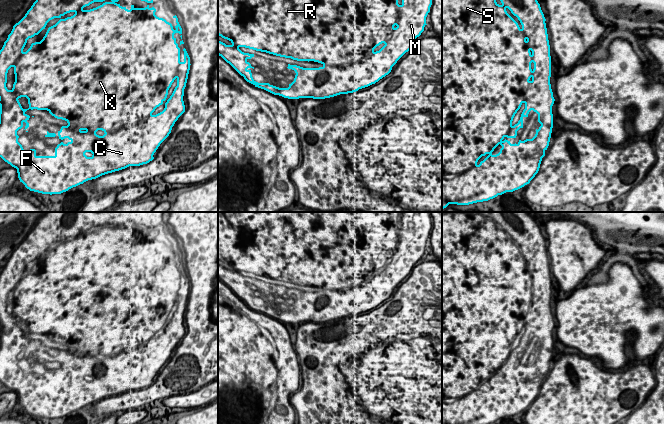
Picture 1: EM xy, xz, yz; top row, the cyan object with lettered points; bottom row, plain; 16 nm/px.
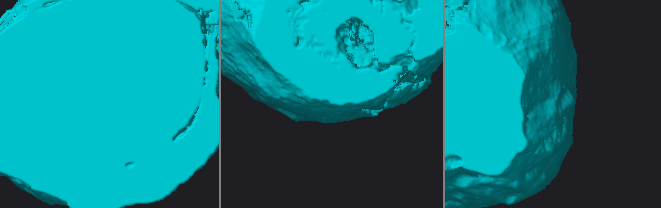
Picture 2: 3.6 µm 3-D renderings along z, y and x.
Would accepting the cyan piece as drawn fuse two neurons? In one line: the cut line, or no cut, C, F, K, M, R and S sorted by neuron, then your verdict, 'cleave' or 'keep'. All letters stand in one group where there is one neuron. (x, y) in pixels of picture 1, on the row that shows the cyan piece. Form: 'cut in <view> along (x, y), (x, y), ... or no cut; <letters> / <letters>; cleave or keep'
no cut; C F K M R S; keep

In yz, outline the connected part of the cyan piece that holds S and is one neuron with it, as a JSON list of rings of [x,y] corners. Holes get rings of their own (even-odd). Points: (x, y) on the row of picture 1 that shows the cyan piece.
[[[442,0],[442,209],[446,208],[449,204],[457,205],[469,205],[477,202],[488,201],[502,195],[506,192],[513,192],[518,190],[525,185],[529,184],[530,181],[538,173],[542,158],[545,156],[545,151],[547,150],[551,138],[552,128],[553,128],[553,114],[552,106],[554,104],[553,92],[550,84],[551,77],[551,56],[550,56],[550,45],[548,40],[547,28],[546,28],[546,19],[541,10],[540,4],[537,0],[500,0],[501,5],[499,5],[496,0]],[[506,9],[509,9],[511,13],[518,18],[522,27],[520,28],[518,23],[507,13]],[[522,104],[525,104],[525,109],[523,110],[520,120],[514,126],[512,125],[513,118],[517,111],[520,109]],[[533,110],[538,114],[538,122],[541,124],[539,129],[536,129],[536,134],[532,139],[526,139],[524,141],[519,140],[516,144],[511,144],[510,141],[505,138],[516,138],[517,131],[520,128],[523,128],[523,118],[528,117],[529,112]]]

